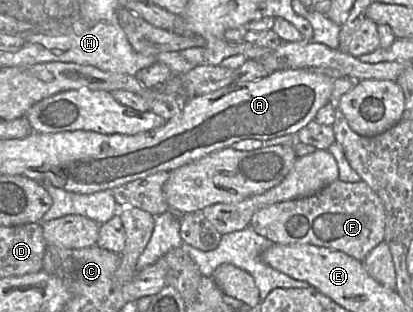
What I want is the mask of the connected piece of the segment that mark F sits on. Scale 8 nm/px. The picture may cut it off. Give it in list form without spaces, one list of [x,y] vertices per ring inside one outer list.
[[[336,180],[314,195],[279,202],[266,206],[255,212],[249,226],[256,233],[267,238],[274,244],[300,245],[310,244],[341,251],[362,262],[369,252],[385,241],[386,212],[379,196],[364,182],[344,182]]]

